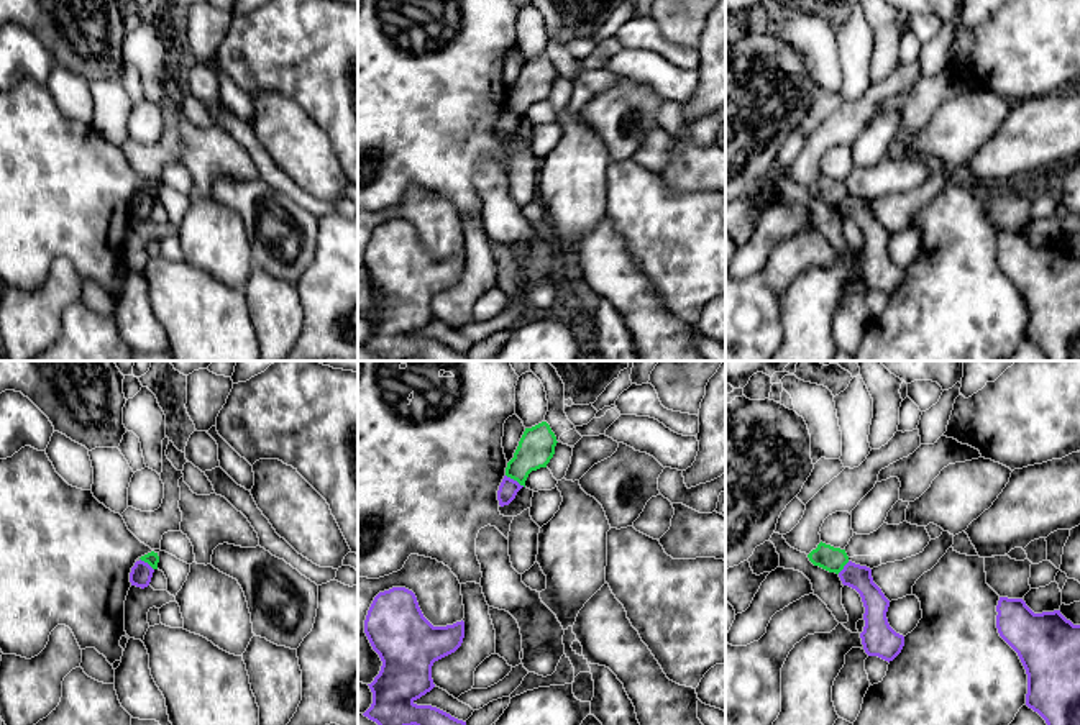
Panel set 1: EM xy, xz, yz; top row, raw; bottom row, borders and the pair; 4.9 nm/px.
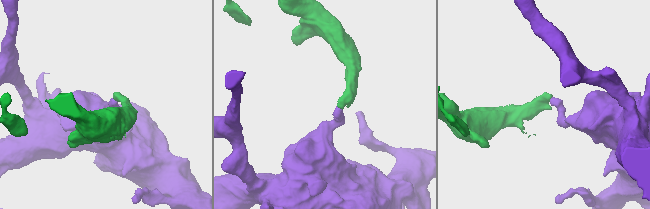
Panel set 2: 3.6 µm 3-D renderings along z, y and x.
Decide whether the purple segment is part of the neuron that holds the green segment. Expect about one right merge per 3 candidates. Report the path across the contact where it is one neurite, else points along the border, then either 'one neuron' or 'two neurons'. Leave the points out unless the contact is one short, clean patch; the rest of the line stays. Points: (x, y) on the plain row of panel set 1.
border xz (506, 107), (524, 118); two neurons

